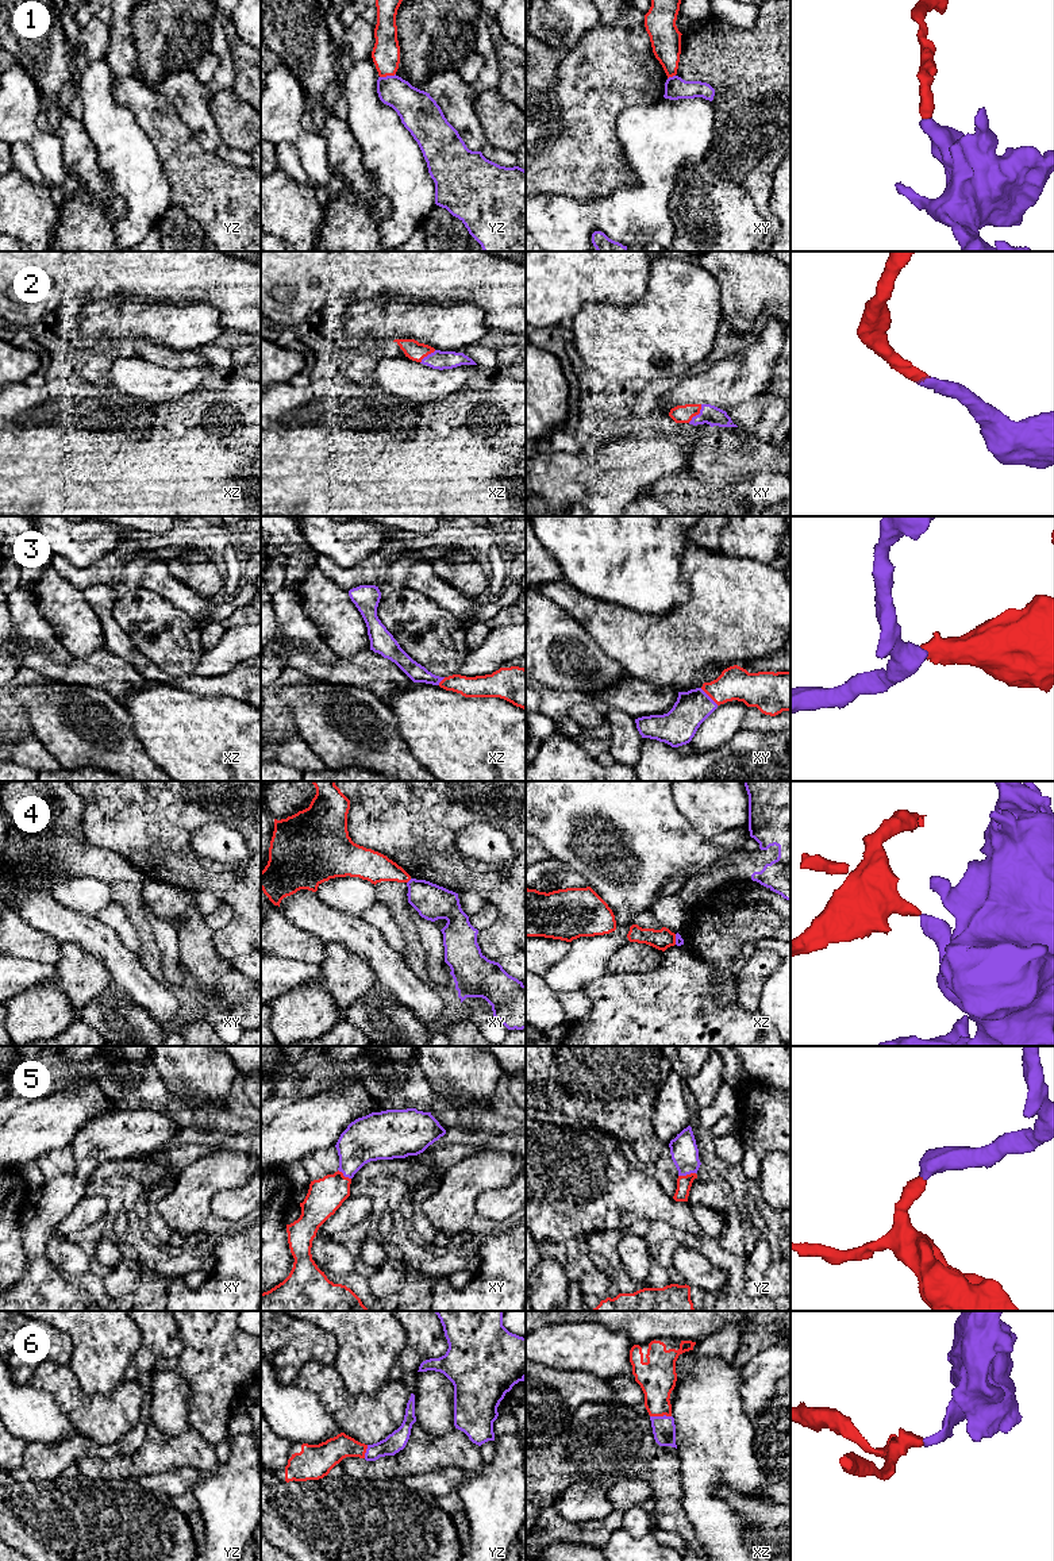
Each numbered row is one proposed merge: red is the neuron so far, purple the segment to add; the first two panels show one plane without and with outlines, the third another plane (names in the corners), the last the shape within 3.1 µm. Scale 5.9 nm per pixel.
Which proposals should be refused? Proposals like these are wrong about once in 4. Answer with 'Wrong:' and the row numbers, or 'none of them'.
Wrong: 1, 4

